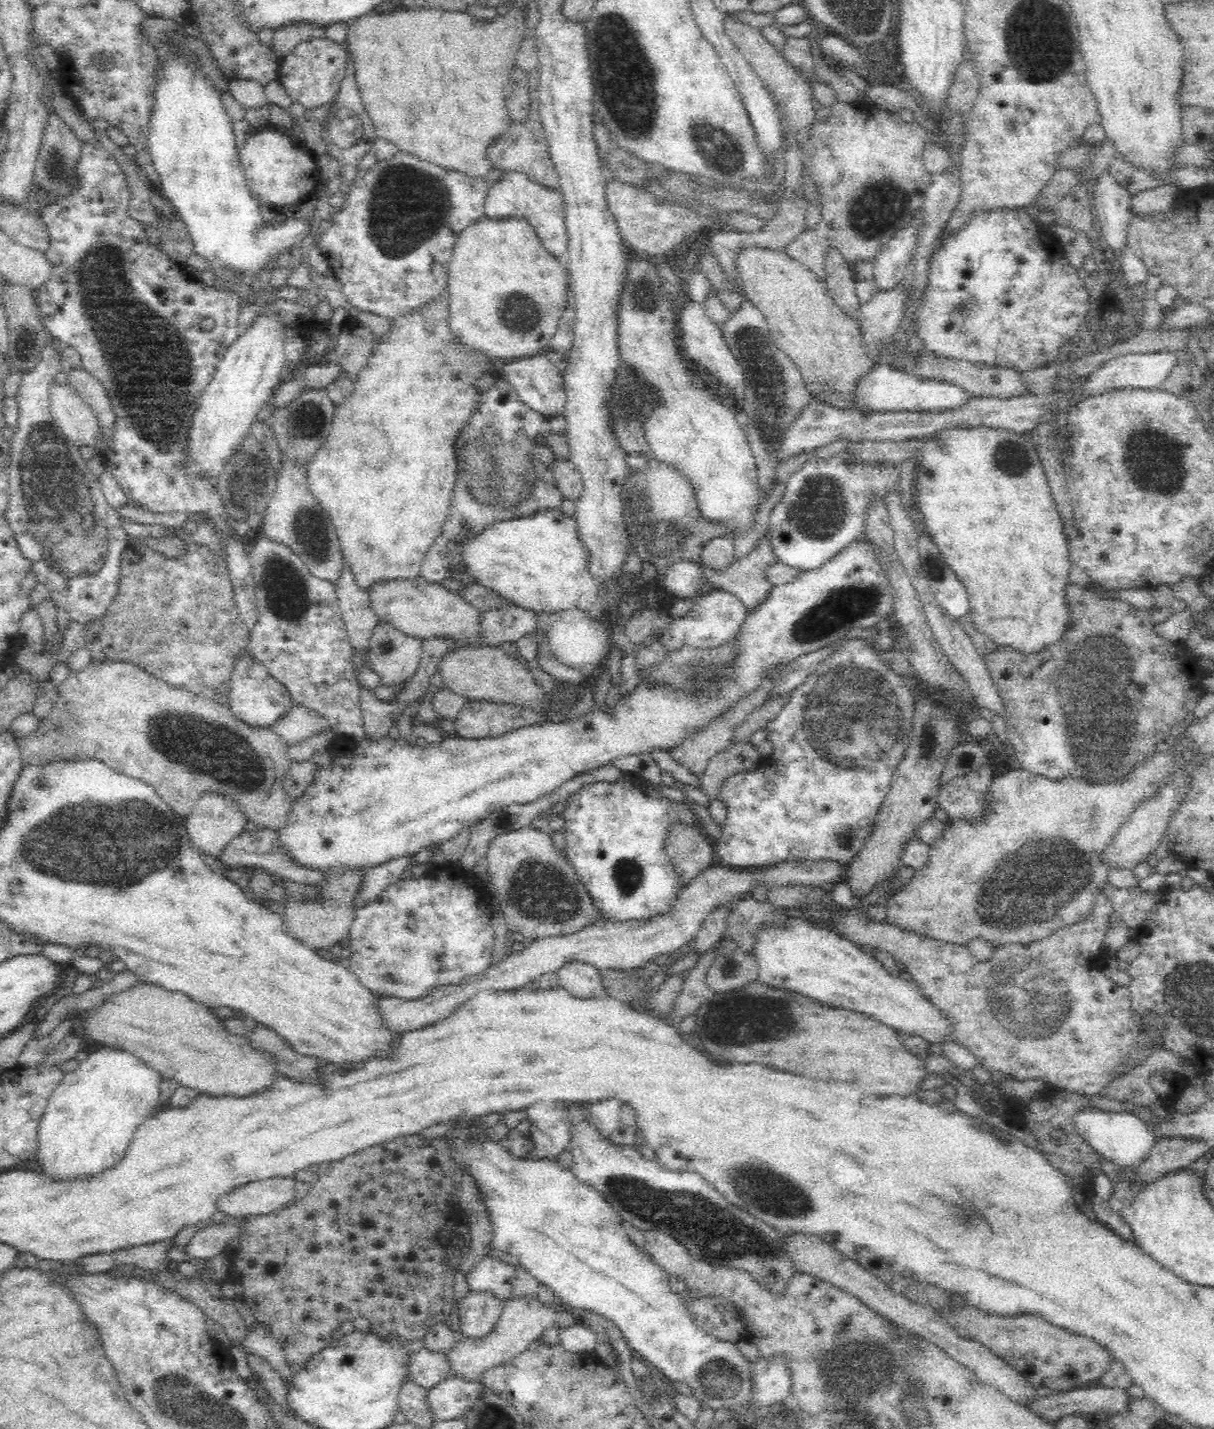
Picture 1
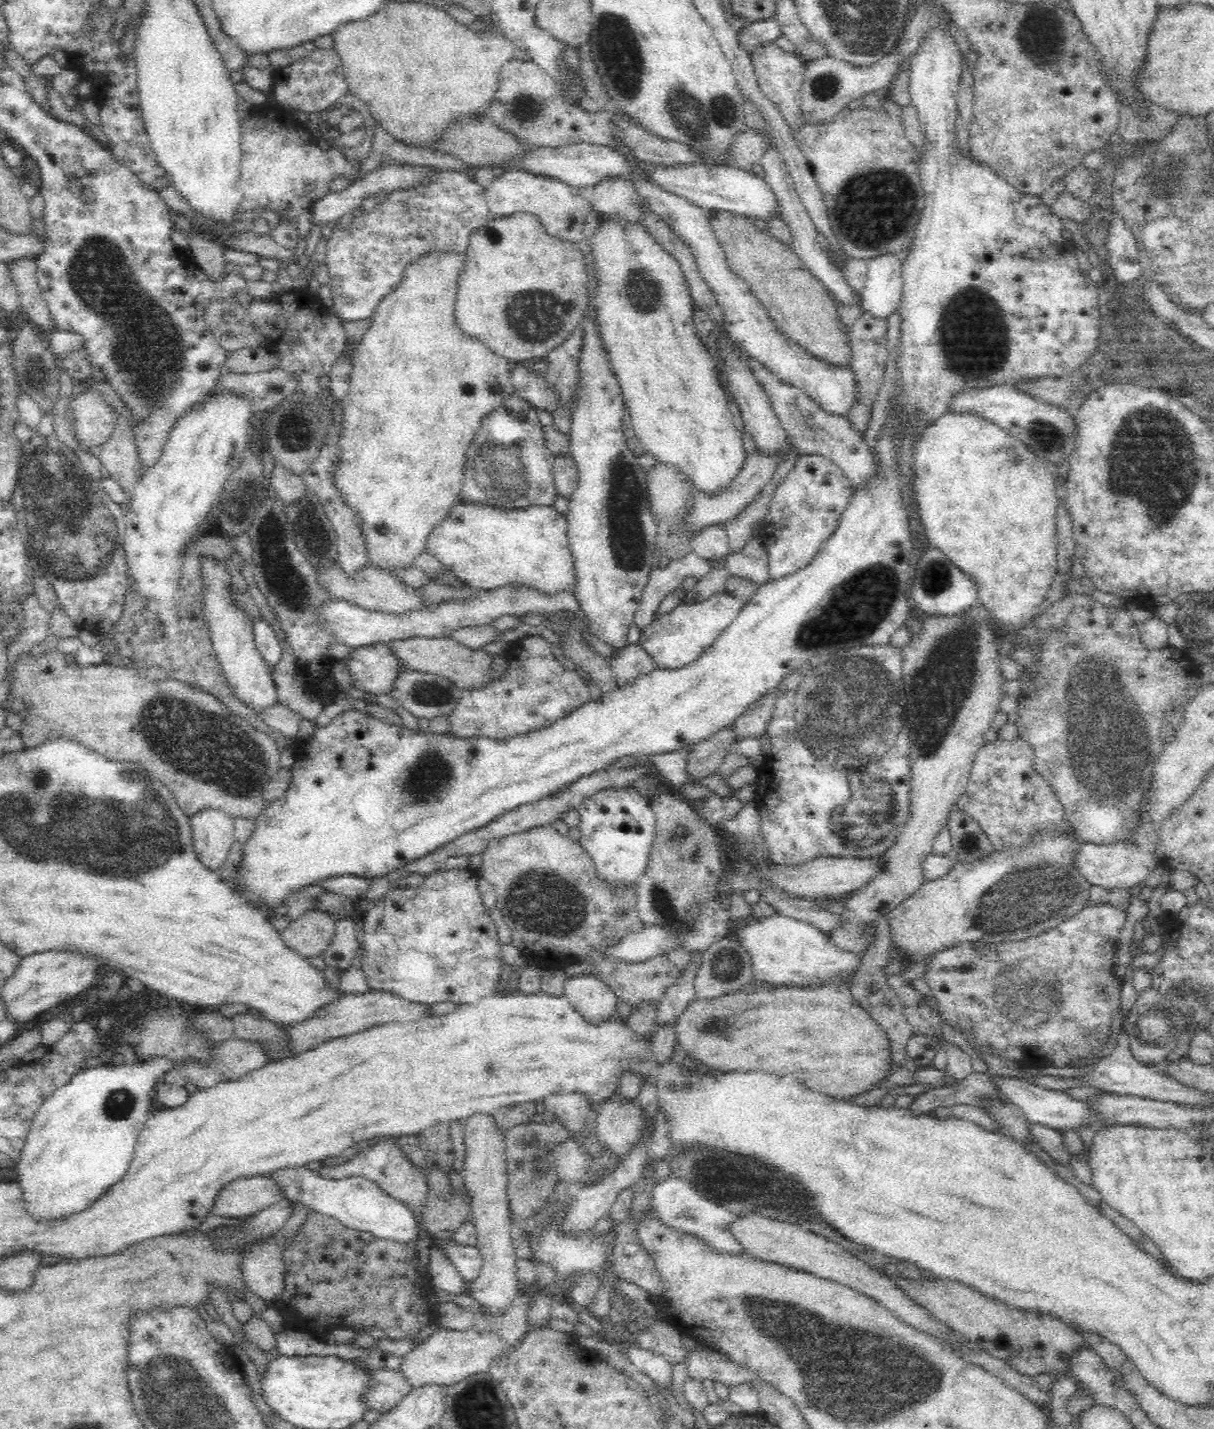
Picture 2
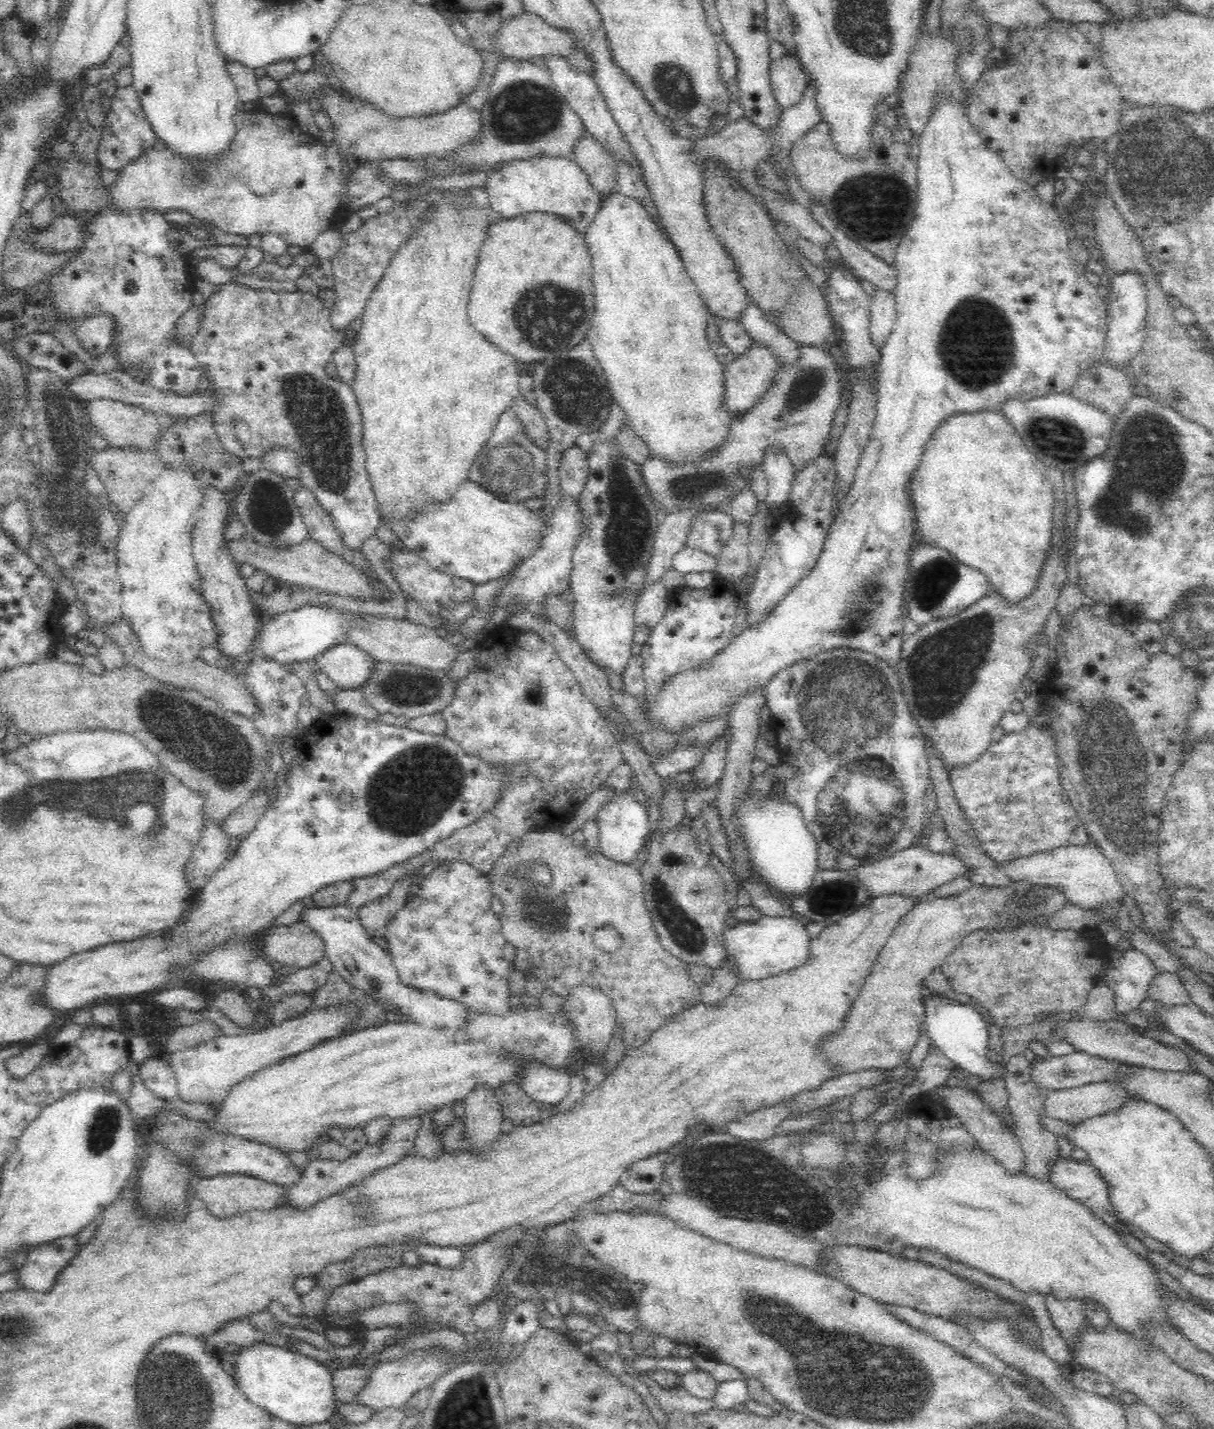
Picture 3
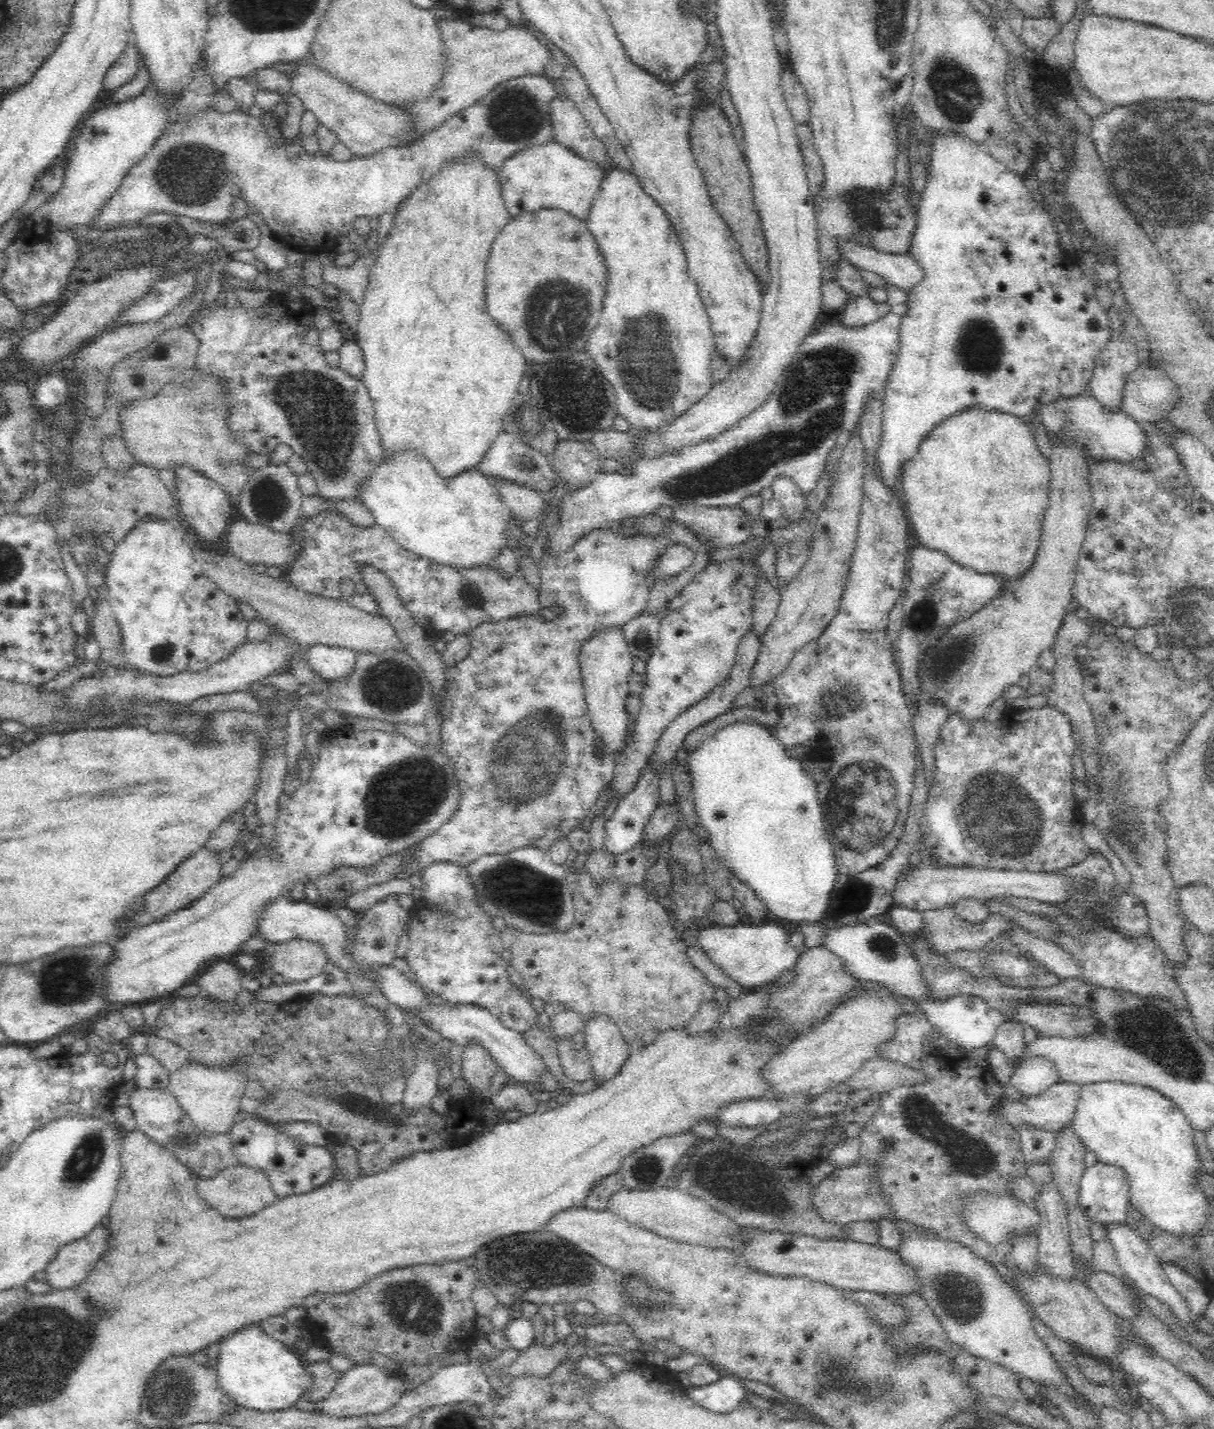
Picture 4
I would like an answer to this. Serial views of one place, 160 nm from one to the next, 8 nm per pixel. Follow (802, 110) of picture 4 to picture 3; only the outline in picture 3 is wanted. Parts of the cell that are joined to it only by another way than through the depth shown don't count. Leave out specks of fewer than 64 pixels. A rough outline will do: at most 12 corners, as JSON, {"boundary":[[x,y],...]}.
{"boundary":[[795,54],[767,62],[769,89],[781,110],[806,86]]}

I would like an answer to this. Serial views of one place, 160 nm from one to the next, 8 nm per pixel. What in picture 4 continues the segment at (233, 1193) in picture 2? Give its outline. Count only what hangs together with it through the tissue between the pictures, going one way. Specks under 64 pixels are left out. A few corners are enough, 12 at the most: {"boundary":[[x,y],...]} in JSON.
{"boundary":[[252,1166],[197,1179],[202,1199],[225,1217],[278,1203]]}

